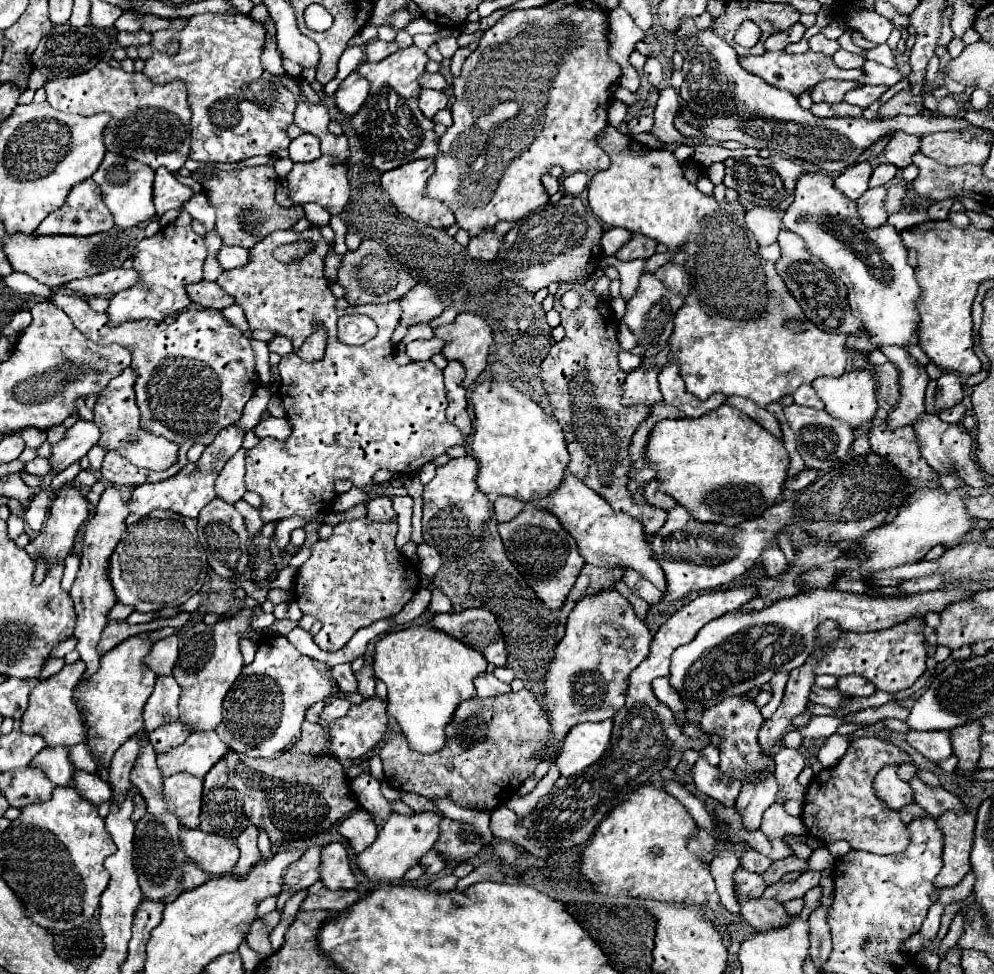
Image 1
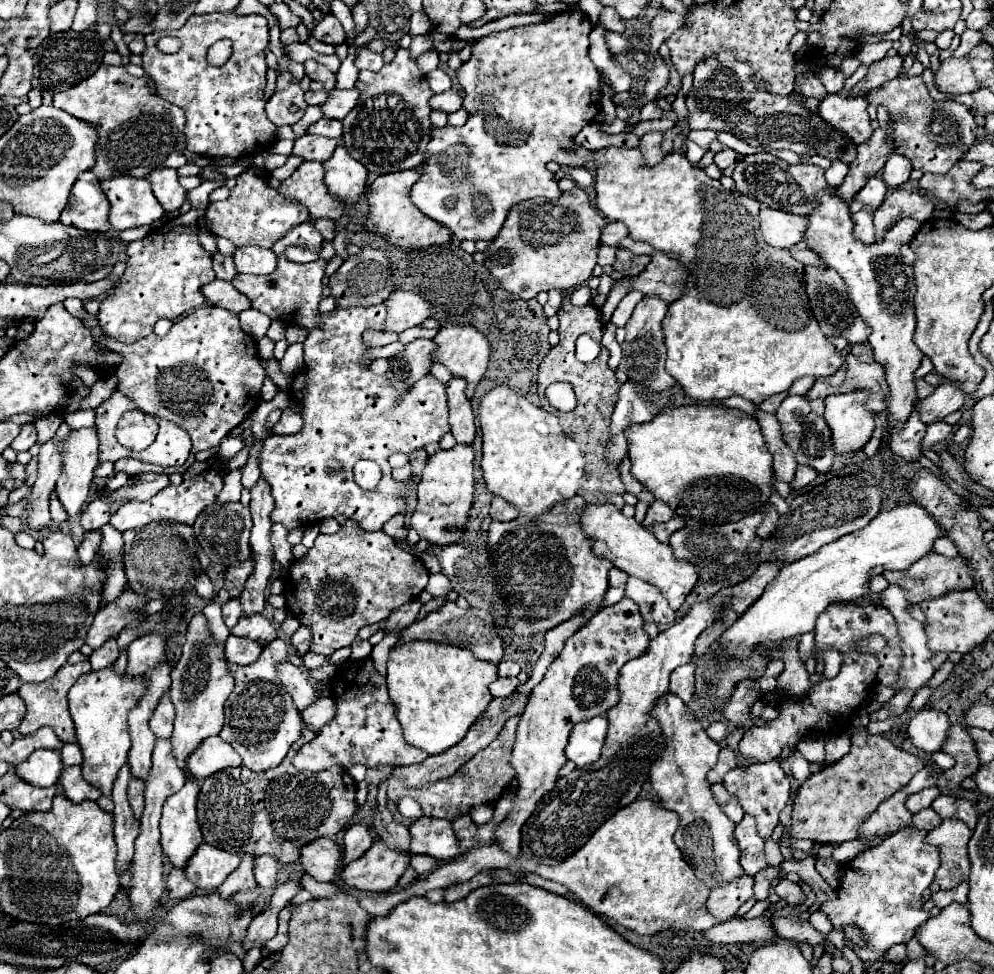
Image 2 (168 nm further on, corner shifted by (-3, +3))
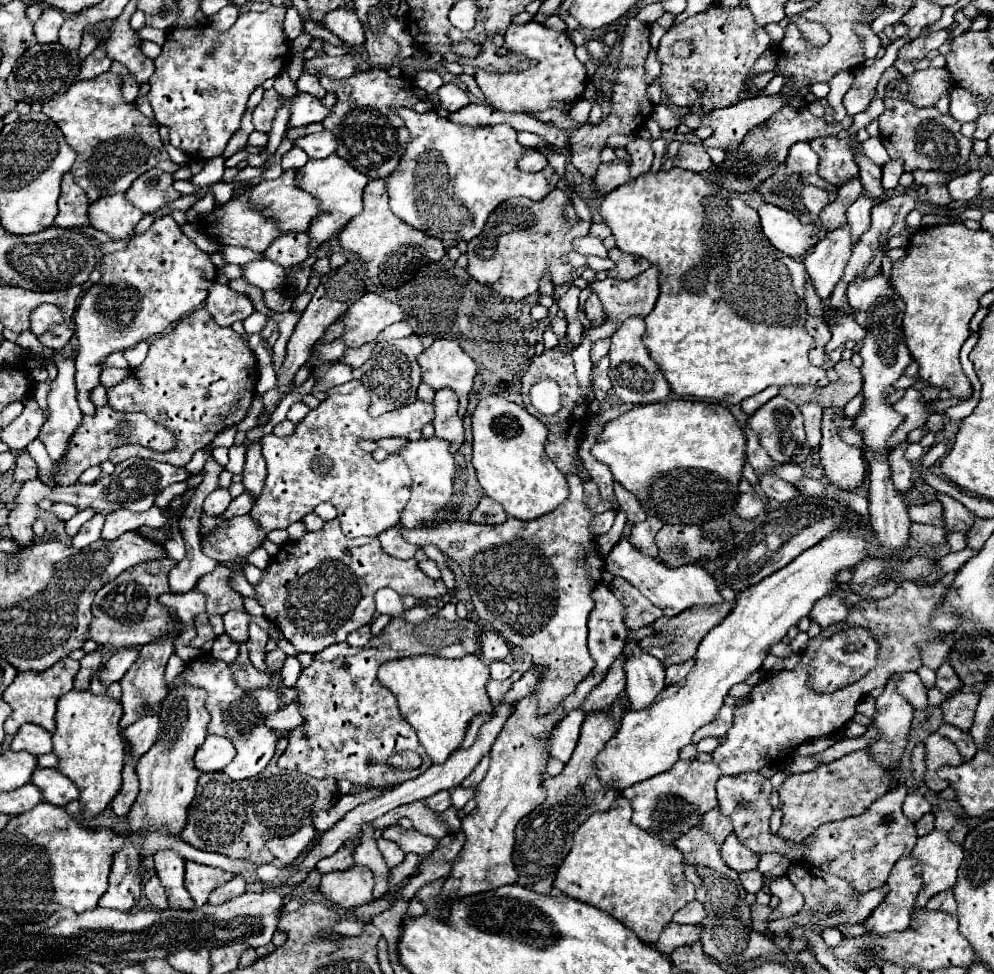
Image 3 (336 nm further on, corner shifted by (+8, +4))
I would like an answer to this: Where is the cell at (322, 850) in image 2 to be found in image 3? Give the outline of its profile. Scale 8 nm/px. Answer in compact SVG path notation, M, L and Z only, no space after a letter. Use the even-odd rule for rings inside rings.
M305 825L295 835L267 841L267 847L283 865L293 865L313 841L315 841L315 829L311 825Z

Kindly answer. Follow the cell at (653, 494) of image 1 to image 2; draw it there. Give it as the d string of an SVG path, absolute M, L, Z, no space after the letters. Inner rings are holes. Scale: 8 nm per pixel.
M654 502L654 504L650 504L650 508L648 508L648 514L646 514L646 518L644 518L644 522L642 522L642 526L646 526L646 528L650 528L652 524L656 524L656 522L668 522L672 518L672 510L668 508L668 504L664 504L664 502Z

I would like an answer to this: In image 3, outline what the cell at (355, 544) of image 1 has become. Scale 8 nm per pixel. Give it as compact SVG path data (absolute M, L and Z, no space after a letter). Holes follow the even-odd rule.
M331 519L323 525L321 531L305 533L299 541L285 543L279 553L271 559L271 565L265 569L263 579L255 585L257 601L265 609L265 617L283 631L285 639L301 653L319 653L329 645L341 643L347 639L347 635L367 623L371 623L371 617L375 613L375 593L381 587L391 587L399 595L413 595L417 599L427 597L441 597L447 593L447 587L441 579L427 577L419 567L415 559L401 561L391 555L387 555L377 537L357 537L349 539L341 533L339 521Z

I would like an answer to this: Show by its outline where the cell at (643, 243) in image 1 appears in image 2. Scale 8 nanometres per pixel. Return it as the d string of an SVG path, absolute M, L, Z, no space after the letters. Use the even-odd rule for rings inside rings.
M618 248L616 252L616 262L614 262L614 270L622 272L622 276L638 276L640 272L644 272L644 268L648 266L650 256L636 256L630 250Z

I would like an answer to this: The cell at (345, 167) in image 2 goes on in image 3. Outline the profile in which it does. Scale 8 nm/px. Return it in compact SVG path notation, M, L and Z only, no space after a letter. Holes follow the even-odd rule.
M335 153L317 161L309 159L307 165L297 171L297 185L321 201L321 213L311 221L309 227L311 253L315 253L321 243L325 243L335 231L341 231L355 215L359 215L359 211L363 211L361 195L367 181L369 181L367 175L353 169L345 159L337 157Z

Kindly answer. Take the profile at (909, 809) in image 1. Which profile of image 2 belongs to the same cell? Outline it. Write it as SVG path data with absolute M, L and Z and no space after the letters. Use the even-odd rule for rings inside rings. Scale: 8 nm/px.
M926 808L926 810L920 810L918 814L914 814L914 826L918 830L926 830L928 832L928 830L940 826L940 822L942 822L942 818L932 808Z

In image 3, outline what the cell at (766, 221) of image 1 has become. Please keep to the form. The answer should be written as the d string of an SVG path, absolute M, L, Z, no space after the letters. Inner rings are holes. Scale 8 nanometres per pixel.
M761 203L757 213L765 237L789 257L803 257L819 241L813 225L803 225L793 213L781 207Z

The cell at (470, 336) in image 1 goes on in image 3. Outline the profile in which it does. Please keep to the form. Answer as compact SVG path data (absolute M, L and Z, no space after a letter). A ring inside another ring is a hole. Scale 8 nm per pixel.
M435 339L435 343L417 357L417 363L421 365L425 383L433 389L449 387L457 393L459 415L465 415L467 395L473 387L477 365L461 345L455 339Z

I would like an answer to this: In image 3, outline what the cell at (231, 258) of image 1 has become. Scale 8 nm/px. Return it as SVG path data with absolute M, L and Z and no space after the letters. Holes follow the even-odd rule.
M267 257L263 259L255 259L255 261L249 261L245 265L241 265L243 269L243 277L263 289L263 291L271 291L271 289L277 289L285 277L285 269L273 261L269 261Z

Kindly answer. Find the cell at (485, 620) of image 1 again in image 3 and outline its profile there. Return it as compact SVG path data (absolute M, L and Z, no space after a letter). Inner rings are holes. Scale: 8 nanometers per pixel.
M447 603L439 613L431 615L417 605L407 609L399 619L391 619L379 637L373 637L365 647L335 643L317 653L309 667L303 667L297 681L305 723L289 731L289 745L281 755L281 769L297 769L305 775L323 779L349 779L355 785L387 787L415 779L427 771L433 761L419 745L413 727L401 717L395 696L377 681L381 663L411 655L439 655L461 659L481 651L481 627L471 619L459 619L453 603ZM401 751L415 751L423 757L417 769L395 769L387 761Z

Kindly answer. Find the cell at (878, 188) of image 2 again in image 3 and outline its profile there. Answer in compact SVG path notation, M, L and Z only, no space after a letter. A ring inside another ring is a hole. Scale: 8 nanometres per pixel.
M859 195L859 199L847 209L847 221L851 225L851 237L853 237L853 243L859 239L859 235L863 231L867 231L869 227L869 213L871 213L871 207L875 205L875 199L869 199L869 195Z

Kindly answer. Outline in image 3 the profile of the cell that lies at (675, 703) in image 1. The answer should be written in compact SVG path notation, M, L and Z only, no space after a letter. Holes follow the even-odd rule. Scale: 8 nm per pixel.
M693 659L691 661L685 661L685 663L681 663L681 665L671 665L671 667L667 667L667 671L665 671L665 683L667 685L675 685L675 683L679 683L679 681L683 681L685 679L685 675L689 673L689 669L693 667Z

